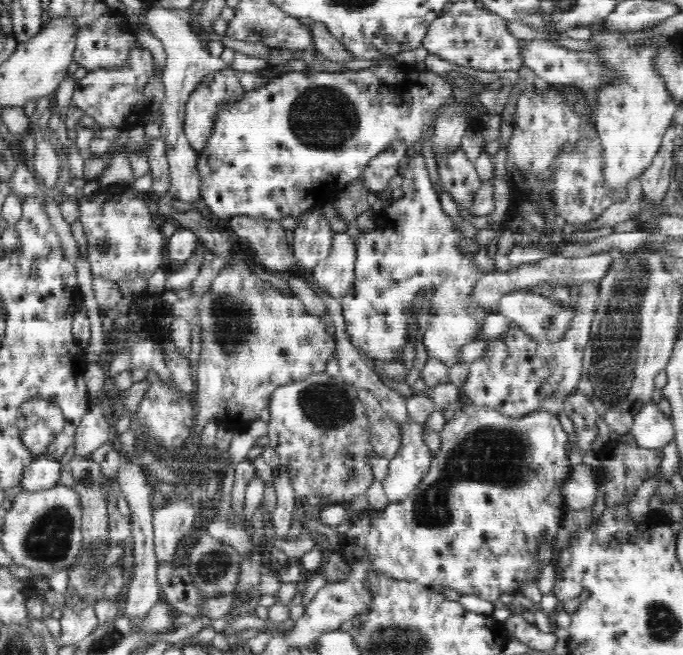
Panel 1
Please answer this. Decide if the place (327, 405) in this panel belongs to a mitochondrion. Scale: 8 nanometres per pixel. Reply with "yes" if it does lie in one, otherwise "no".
yes

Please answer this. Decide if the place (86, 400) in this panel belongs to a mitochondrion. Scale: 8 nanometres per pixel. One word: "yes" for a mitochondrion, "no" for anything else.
no

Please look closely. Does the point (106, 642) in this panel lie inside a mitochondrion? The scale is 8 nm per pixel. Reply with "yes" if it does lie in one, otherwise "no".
yes

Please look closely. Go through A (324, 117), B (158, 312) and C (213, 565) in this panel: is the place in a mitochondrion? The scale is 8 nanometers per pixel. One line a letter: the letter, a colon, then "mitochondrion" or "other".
A: mitochondrion
B: other
C: mitochondrion

